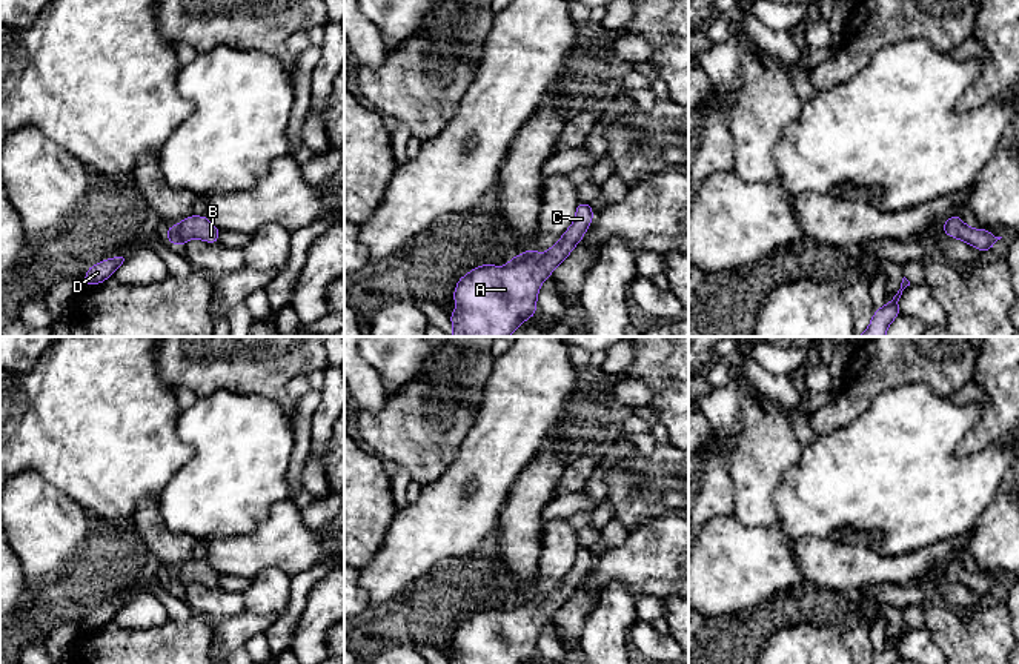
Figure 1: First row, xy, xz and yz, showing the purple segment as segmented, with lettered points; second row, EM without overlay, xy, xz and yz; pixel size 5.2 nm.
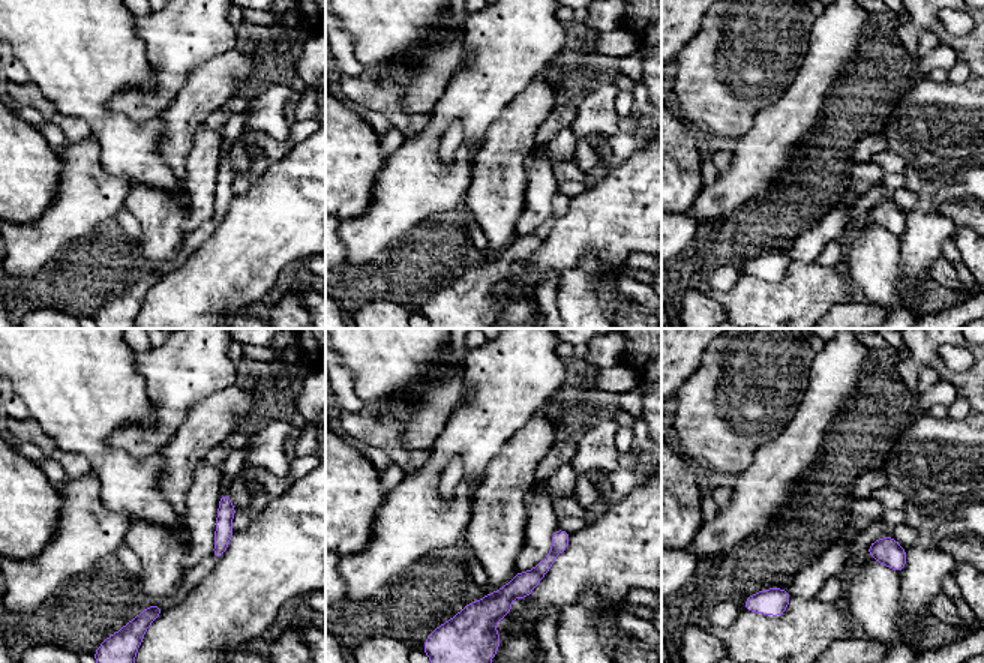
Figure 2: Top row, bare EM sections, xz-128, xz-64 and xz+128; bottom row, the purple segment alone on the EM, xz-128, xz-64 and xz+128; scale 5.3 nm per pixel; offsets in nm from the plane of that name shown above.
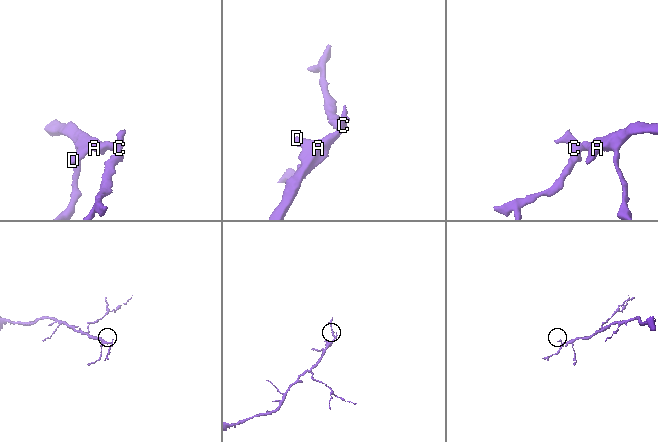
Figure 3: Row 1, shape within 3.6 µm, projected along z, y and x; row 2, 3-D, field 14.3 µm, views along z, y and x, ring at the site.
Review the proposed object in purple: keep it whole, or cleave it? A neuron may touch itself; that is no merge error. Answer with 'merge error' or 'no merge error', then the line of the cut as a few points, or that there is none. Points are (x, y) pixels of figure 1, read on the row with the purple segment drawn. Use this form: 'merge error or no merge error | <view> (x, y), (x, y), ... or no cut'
no merge error | no cut

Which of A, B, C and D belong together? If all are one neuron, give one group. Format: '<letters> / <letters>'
A B C D

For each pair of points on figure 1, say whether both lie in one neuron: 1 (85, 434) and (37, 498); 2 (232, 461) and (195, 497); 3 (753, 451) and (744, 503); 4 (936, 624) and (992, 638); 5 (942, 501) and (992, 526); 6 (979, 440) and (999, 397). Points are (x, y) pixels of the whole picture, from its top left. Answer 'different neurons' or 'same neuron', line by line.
1: different neurons
2: same neuron
3: same neuron
4: same neuron
5: different neurons
6: same neuron

